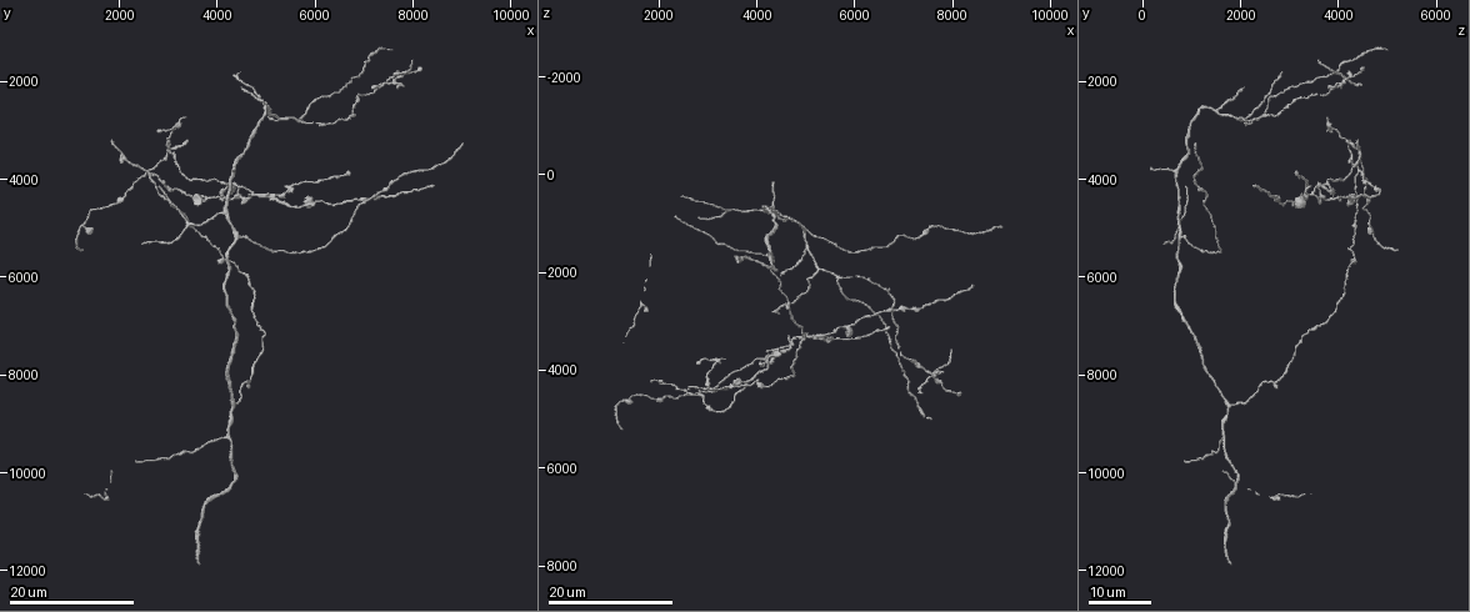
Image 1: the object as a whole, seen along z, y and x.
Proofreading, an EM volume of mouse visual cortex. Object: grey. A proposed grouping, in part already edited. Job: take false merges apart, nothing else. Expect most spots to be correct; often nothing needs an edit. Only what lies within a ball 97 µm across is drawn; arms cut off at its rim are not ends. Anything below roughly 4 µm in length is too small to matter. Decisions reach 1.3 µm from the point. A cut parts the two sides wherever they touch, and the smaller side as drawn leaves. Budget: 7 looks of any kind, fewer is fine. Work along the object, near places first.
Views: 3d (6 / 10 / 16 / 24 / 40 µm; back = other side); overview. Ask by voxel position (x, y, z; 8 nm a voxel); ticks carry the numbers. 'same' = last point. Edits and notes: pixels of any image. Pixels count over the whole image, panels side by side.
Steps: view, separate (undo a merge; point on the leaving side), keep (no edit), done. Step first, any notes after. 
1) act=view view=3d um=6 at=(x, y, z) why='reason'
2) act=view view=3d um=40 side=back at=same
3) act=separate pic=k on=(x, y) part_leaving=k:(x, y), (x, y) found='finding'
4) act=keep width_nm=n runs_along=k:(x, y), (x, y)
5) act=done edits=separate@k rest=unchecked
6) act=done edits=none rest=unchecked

act=view view=3d um=24 at=(3350, 4850, 750) why='three-way junction'

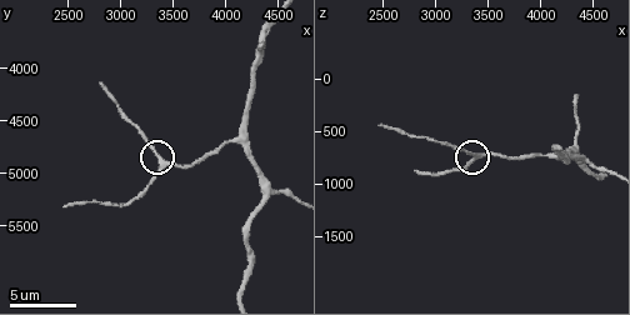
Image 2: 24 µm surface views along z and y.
act=view view=3d um=10 at=(3400, 4900, 740)

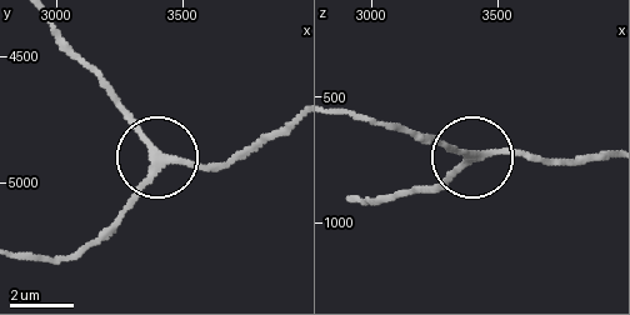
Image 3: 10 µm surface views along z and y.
act=keep runs_along=3:(291, 118), (226, 159), (170, 161), (109, 99) found='one neuron here'

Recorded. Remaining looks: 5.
act=view view=3d um=16 at=(2550, 3850, 4500)

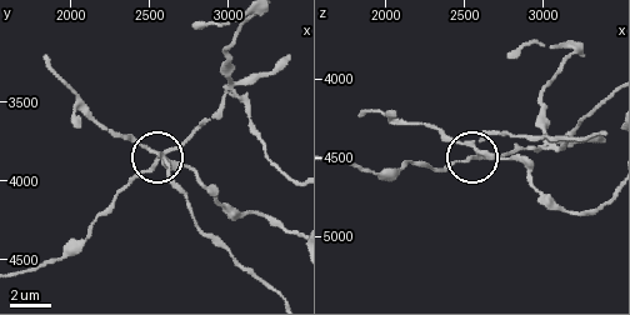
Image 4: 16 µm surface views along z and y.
act=view view=3d um=10 at=(2560, 3900, 4500) why='closer look'

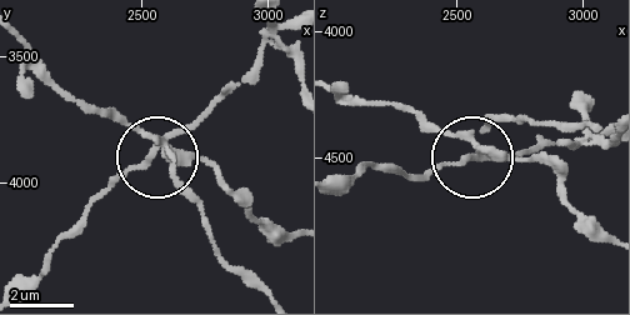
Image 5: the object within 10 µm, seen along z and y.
act=view view=3d um=6 at=same

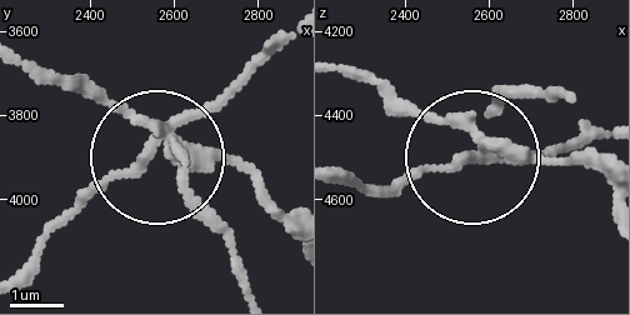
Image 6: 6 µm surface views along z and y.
act=separate pic=6 on=(199, 170) part_leaving=6:(146, 126), (209, 109), (290, 33) found='two neurons meet here'

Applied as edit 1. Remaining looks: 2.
act=done edits=separate@6 rest=unchecked

